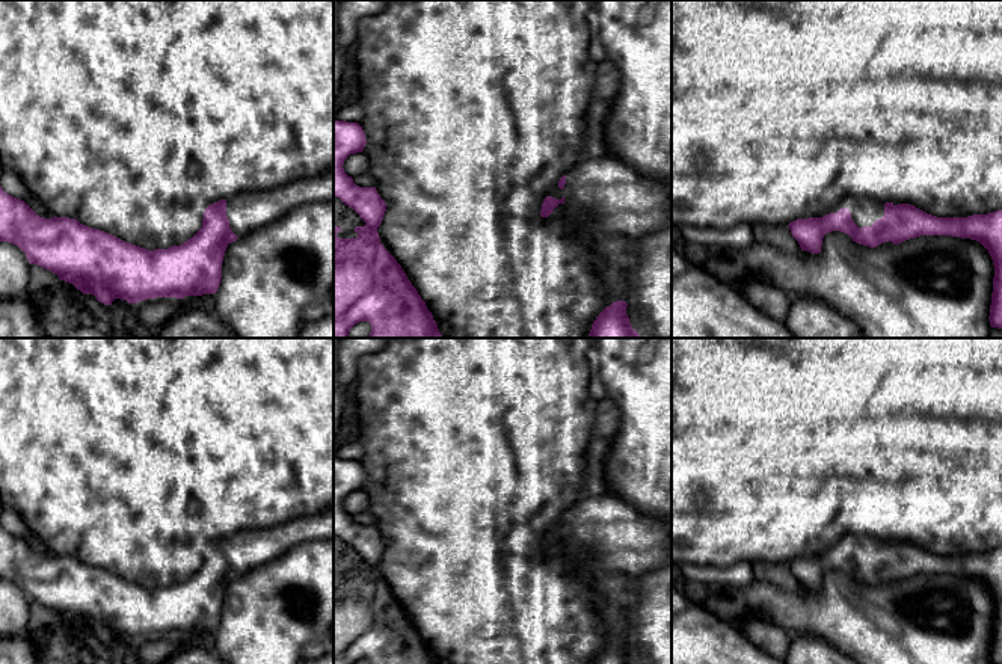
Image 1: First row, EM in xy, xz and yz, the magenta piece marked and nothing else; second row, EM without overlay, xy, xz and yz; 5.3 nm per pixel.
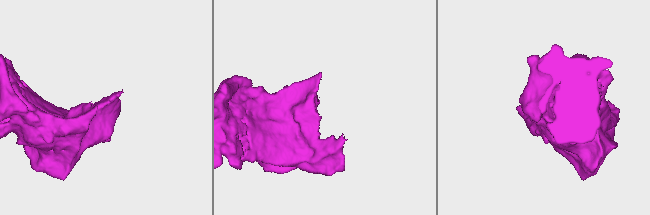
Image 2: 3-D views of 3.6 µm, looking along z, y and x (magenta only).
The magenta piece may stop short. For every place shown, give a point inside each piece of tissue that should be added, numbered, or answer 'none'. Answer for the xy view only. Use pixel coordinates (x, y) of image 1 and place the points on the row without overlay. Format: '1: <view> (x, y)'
1: xy (248, 548)

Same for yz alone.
1: yz (865, 550)

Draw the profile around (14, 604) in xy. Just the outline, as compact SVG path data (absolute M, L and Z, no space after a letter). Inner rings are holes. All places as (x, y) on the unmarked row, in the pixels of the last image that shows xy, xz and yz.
M0 579L0 637L18 637L29 631L30 601L12 581Z

